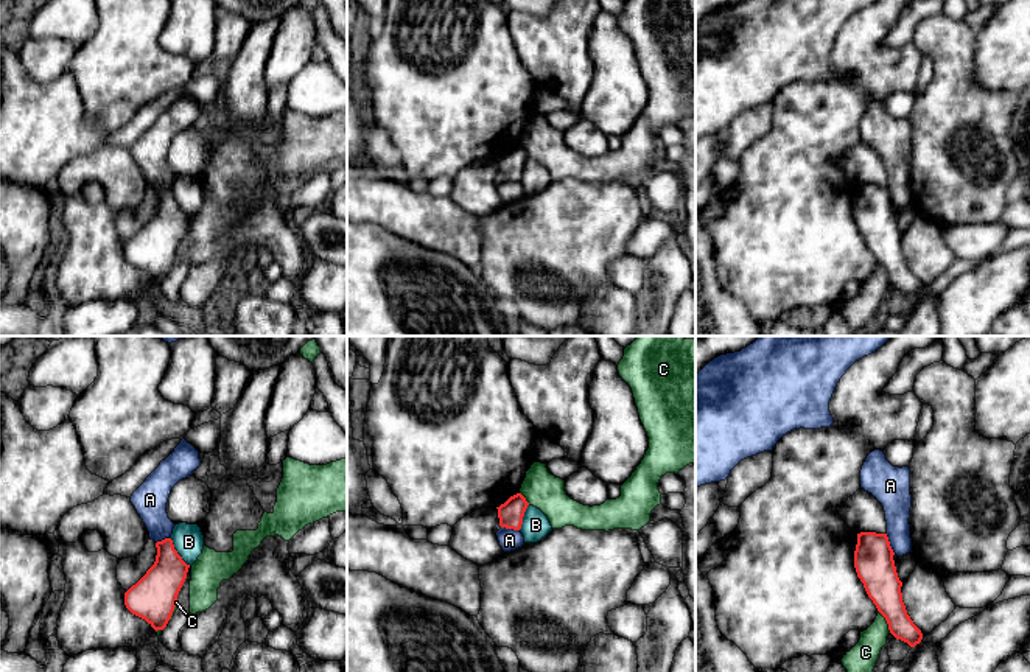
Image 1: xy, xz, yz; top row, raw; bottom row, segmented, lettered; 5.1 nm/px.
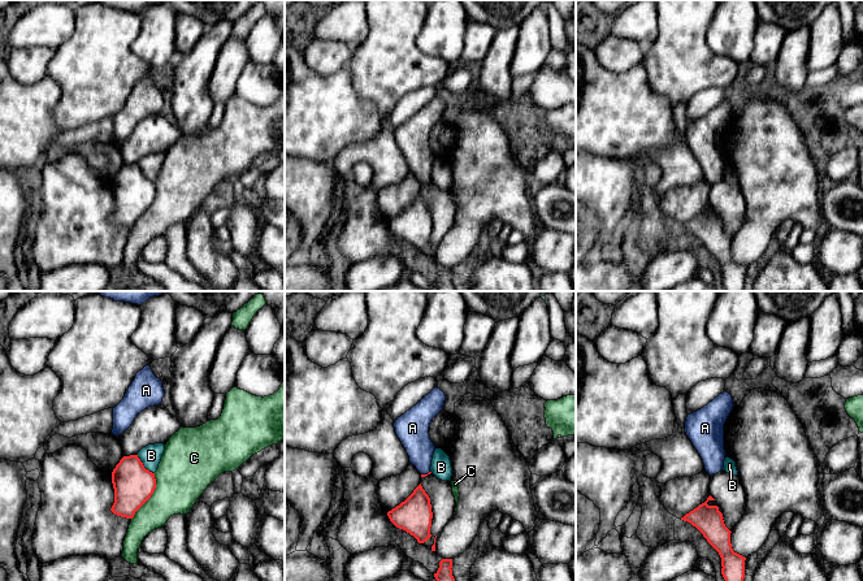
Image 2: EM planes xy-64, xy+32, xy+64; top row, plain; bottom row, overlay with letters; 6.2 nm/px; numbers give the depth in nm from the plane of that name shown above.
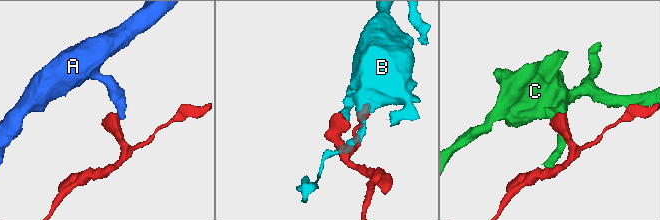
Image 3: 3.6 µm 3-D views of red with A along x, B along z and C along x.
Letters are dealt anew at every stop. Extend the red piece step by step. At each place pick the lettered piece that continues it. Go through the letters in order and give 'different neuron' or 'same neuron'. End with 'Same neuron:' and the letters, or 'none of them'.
A: different neuron
B: different neuron
C: different neuron
Same neuron: none of them

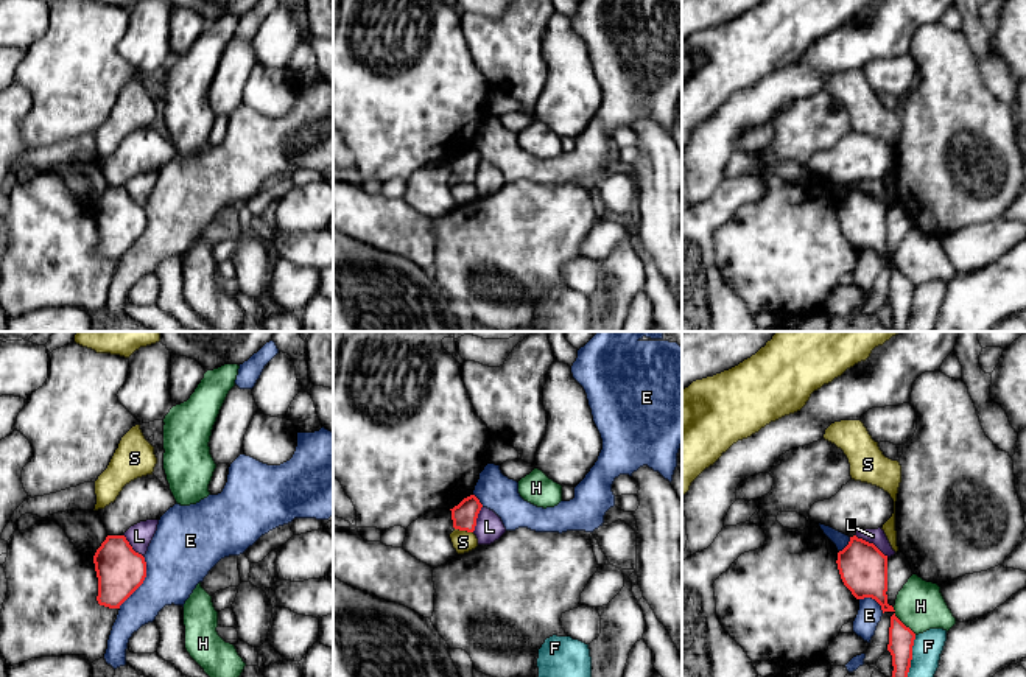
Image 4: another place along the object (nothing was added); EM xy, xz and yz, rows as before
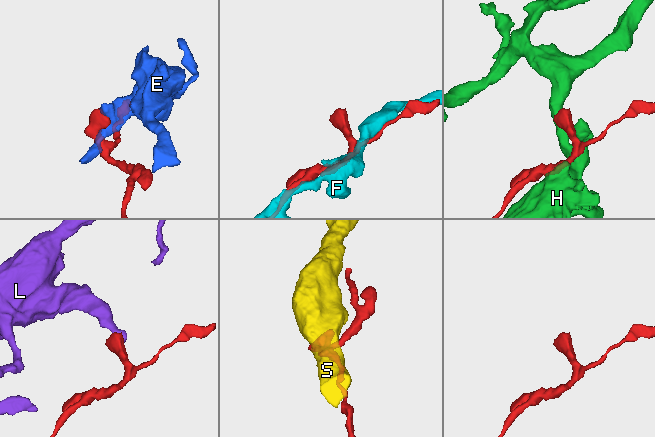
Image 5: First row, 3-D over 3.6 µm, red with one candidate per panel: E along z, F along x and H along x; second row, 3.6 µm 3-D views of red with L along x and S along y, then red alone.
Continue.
E: different neuron
F: different neuron
H: different neuron
L: different neuron
S: different neuron
Same neuron: none of them

